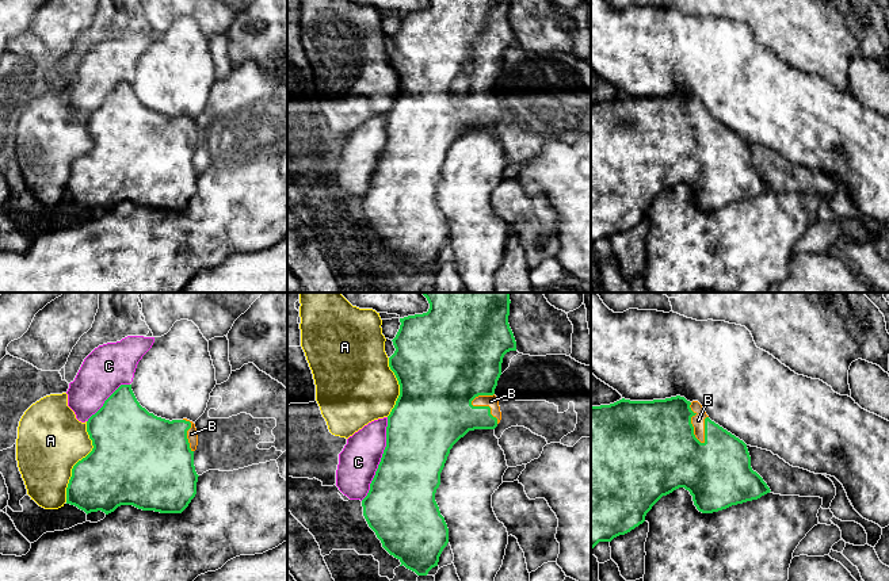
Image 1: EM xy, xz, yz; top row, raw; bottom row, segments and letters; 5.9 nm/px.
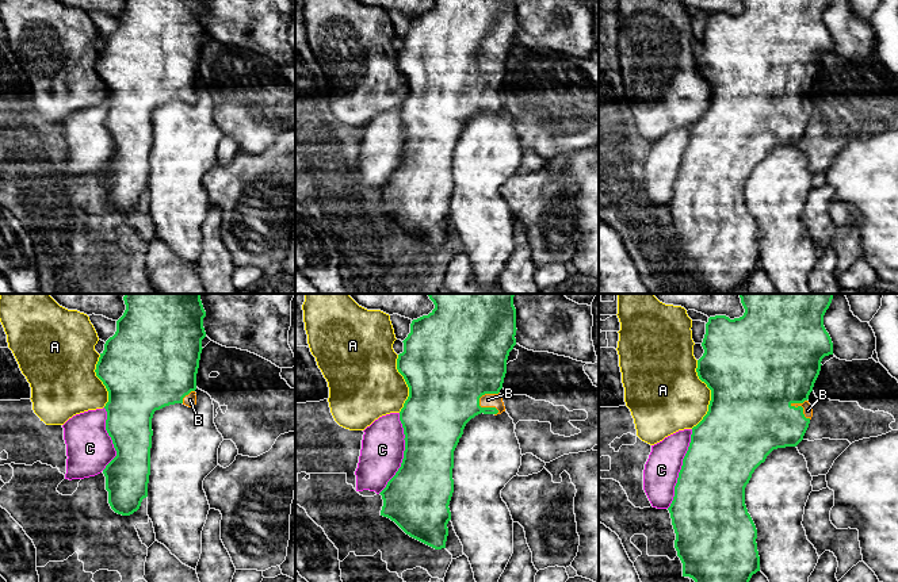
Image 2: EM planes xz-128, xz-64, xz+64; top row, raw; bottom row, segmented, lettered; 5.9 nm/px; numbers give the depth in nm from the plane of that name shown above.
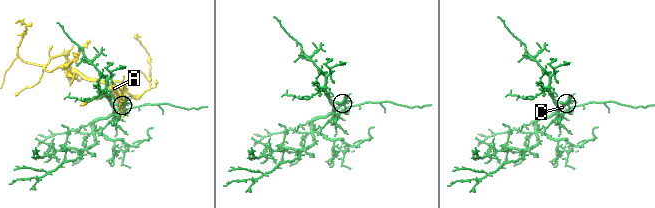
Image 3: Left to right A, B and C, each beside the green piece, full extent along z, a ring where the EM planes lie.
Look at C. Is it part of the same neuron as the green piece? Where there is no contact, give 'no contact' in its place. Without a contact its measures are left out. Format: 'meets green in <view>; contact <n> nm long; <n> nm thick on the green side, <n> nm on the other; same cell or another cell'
meets green in xz; contact 500 nm long; 400 nm thick on the green side, 240 nm on the other; another cell

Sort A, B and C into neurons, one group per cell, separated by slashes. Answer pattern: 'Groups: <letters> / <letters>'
Groups: A / B / C

